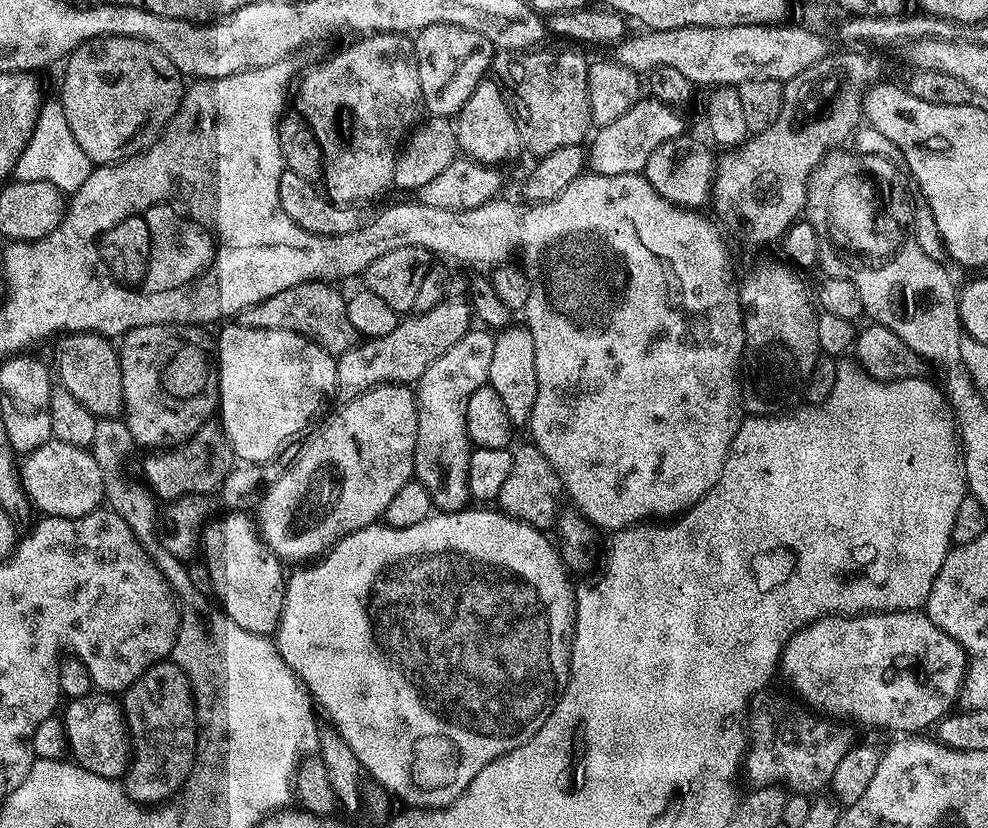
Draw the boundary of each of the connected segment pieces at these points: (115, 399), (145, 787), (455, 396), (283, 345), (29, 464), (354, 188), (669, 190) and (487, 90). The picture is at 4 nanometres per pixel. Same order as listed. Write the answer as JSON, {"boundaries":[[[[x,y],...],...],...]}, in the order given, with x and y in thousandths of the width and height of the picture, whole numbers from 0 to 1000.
{"boundaries":[[[[71,401],[62,405],[57,413],[56,448],[64,469],[75,476],[75,481],[79,481],[79,486],[83,486],[83,490],[87,490],[87,495],[91,495],[97,504],[120,504],[127,496],[127,489],[118,417],[110,407],[100,406],[98,401]]],[[[154,802],[123,838],[130,876],[132,917],[123,948],[136,970],[147,973],[172,967],[189,944],[197,925],[200,873],[193,821],[179,802]]],[[[479,395],[427,457],[423,460],[421,494],[423,495],[423,529],[419,539],[419,571],[420,579],[427,582],[437,597],[437,604],[440,612],[447,618],[464,618],[471,612],[470,607],[475,607],[474,598],[474,569],[476,568],[476,548],[480,540],[474,529],[472,519],[472,489],[476,486],[476,479],[480,471],[491,467],[494,464],[494,453],[496,452],[496,437],[500,429],[501,405],[489,395]]],[[[242,389],[230,391],[233,393],[225,397],[223,407],[220,405],[217,411],[219,438],[223,446],[221,510],[227,517],[240,557],[271,563],[278,551],[285,550],[296,535],[299,537],[313,521],[311,517],[327,495],[332,477],[341,472],[341,431],[326,417],[294,399],[261,399]]],[[[56,529],[27,547],[19,562],[20,586],[33,615],[45,623],[79,626],[98,617],[106,607],[105,569],[88,541],[71,539]]],[[[383,39],[361,48],[364,48],[361,53],[338,64],[333,72],[310,83],[304,107],[298,111],[299,134],[308,141],[324,178],[327,231],[337,246],[345,249],[371,248],[371,242],[381,242],[392,227],[398,226],[401,191],[429,130],[420,52],[404,39]]],[[[693,162],[678,171],[670,171],[670,176],[658,186],[650,210],[677,246],[685,246],[693,254],[709,254],[716,242],[718,245],[722,240],[726,204],[727,188],[711,170],[703,169],[699,162]]],[[[498,94],[488,98],[480,114],[476,114],[476,118],[467,128],[461,155],[465,182],[471,190],[492,200],[500,200],[504,193],[510,193],[522,182],[525,185],[528,179],[517,124],[510,107]]]]}

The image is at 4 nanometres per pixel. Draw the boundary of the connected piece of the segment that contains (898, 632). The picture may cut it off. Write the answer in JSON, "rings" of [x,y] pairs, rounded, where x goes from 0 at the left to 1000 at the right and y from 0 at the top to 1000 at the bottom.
{"rings":[[[928,737],[925,739],[880,739],[873,744],[834,744],[831,749],[824,750],[823,754],[818,754],[810,763],[806,763],[798,773],[798,777],[794,779],[794,790],[791,793],[791,812],[798,815],[798,821],[802,825],[802,831],[811,841],[813,849],[817,851],[819,856],[825,857],[827,861],[833,862],[838,867],[845,867],[850,872],[862,872],[858,870],[867,870],[870,874],[880,874],[883,879],[900,879],[901,883],[907,884],[903,886],[931,886],[936,882],[934,879],[942,880],[944,876],[955,868],[965,859],[966,851],[964,849],[970,845],[976,830],[976,822],[978,820],[978,813],[980,810],[980,795],[975,783],[973,783],[970,775],[966,775],[966,771],[962,771],[962,766],[957,766],[949,756],[945,756],[945,751],[934,738]]]}

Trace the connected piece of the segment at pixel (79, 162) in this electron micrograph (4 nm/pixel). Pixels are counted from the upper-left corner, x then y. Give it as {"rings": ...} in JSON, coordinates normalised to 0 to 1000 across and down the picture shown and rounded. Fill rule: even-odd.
{"rings":[[[46,120],[40,127],[40,140],[36,144],[36,151],[32,157],[32,164],[24,185],[15,202],[15,216],[26,220],[51,220],[59,225],[59,229],[66,234],[72,234],[87,220],[87,215],[93,209],[95,199],[83,176],[75,171],[75,162],[71,162],[71,147],[67,147],[67,133],[63,133],[60,120]]]}

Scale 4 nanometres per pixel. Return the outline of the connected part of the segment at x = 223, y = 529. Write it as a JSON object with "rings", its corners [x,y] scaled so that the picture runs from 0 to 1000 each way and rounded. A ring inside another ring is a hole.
{"rings":[[[235,616],[232,623],[223,623],[212,632],[204,643],[204,667],[206,662],[206,681],[211,685],[211,696],[215,699],[218,723],[236,751],[251,761],[254,766],[274,769],[279,757],[283,755],[283,743],[287,731],[287,707],[289,704],[288,682],[282,671],[272,662],[261,636],[260,629],[255,628],[247,616]]]}

